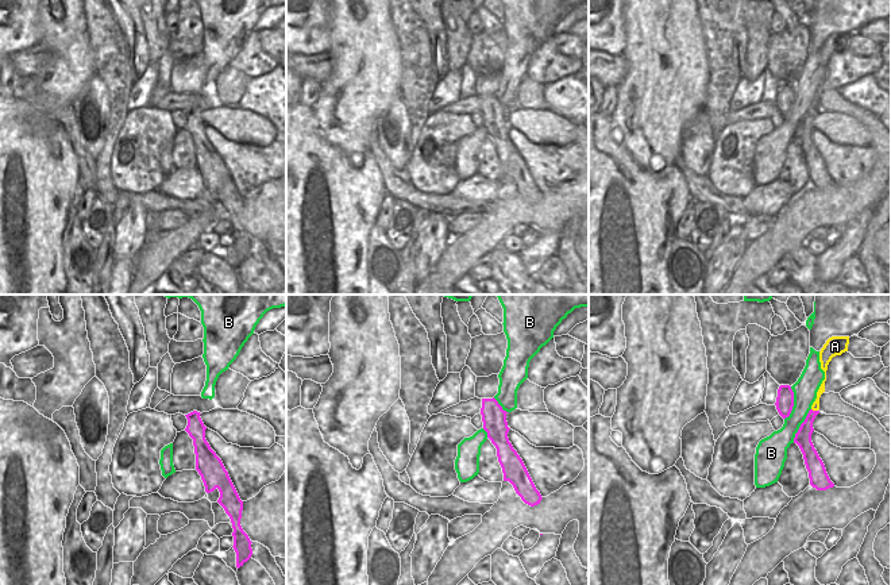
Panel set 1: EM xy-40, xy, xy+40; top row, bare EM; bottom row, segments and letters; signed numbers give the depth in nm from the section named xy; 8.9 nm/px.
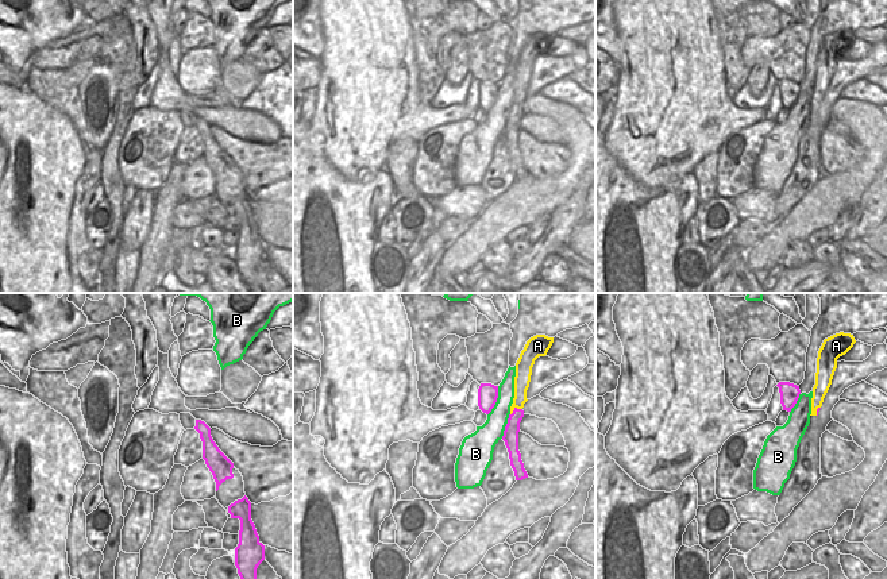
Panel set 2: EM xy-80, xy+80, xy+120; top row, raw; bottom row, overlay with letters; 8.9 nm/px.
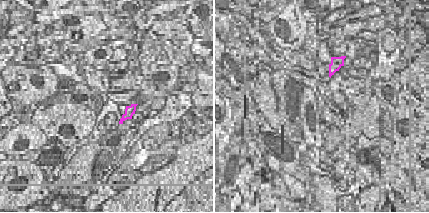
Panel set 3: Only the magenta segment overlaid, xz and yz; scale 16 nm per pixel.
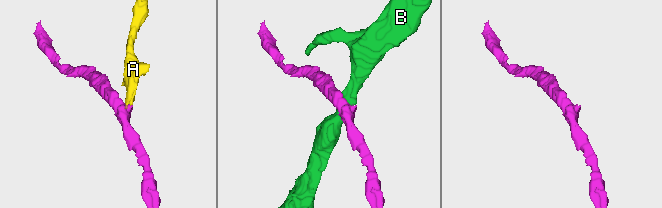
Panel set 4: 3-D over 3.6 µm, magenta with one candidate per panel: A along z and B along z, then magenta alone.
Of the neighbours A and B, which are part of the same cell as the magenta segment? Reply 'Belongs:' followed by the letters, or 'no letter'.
Belongs: no letter

